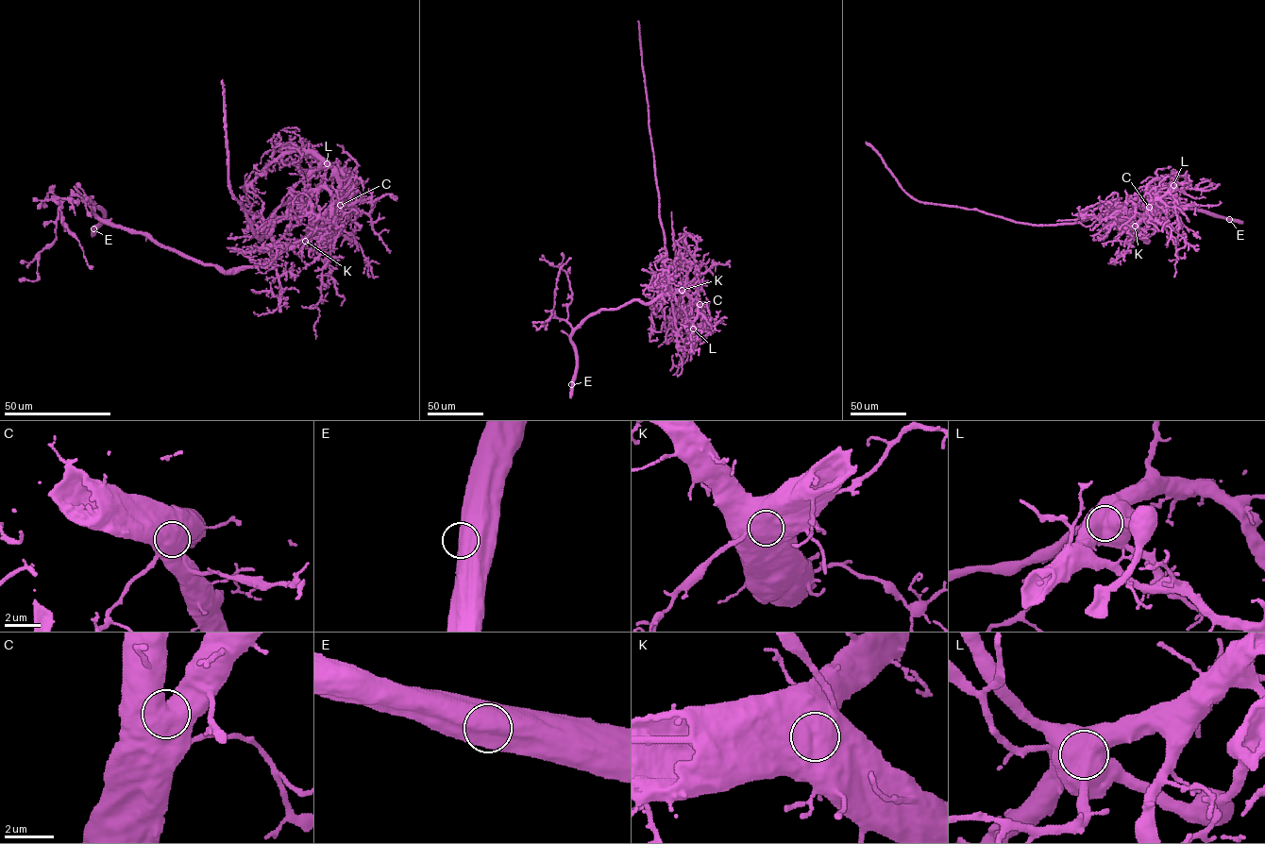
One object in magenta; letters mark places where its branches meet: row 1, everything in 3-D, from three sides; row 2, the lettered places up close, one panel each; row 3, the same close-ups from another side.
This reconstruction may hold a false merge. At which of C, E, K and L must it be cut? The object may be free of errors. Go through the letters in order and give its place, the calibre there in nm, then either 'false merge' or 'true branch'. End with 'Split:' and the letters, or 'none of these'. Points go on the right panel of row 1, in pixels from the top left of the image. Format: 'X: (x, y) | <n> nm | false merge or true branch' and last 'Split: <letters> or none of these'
C: (1149, 207) | 1050 nm | true branch
E: (1229, 219) | 1050 nm | true branch
K: (1135, 226) | 1050 nm | true branch
L: (1173, 185) | 1050 nm | false merge
Split: L

